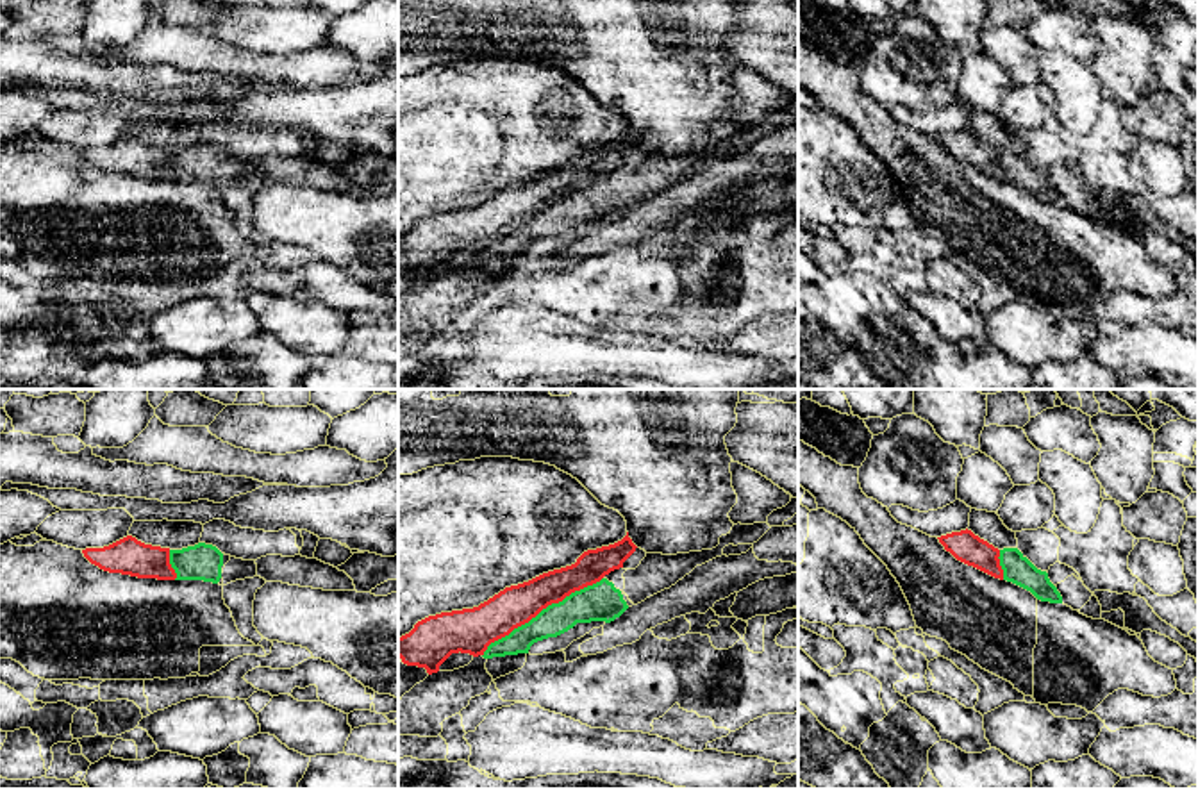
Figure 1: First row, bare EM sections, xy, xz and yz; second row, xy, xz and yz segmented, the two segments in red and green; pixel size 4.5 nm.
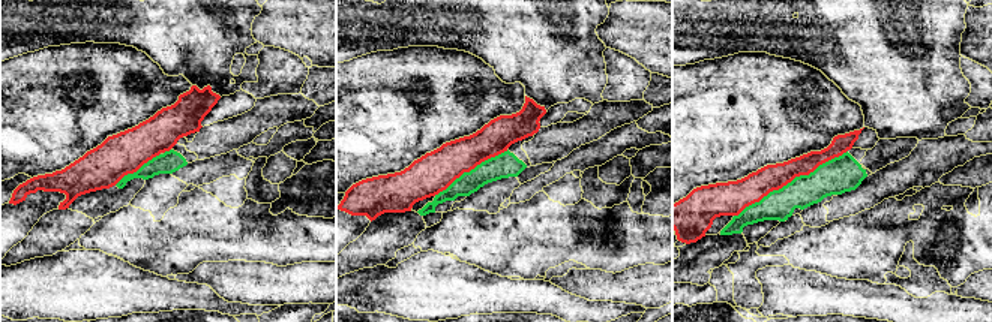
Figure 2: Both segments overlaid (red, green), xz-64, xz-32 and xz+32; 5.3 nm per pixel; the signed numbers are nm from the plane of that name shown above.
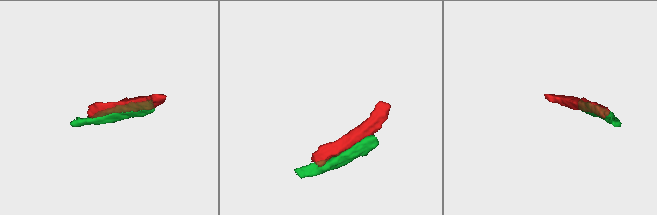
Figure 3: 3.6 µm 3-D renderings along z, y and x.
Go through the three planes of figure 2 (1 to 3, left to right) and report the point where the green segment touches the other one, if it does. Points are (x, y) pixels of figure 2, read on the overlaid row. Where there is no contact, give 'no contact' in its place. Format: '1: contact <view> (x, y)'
1: contact xz-64 (137, 169)
2: contact xz-32 (470, 169)
3: contact xz+32 (790, 181)

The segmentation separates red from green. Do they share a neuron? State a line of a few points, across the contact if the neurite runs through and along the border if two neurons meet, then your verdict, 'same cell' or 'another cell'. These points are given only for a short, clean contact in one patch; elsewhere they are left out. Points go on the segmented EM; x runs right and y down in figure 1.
another cell

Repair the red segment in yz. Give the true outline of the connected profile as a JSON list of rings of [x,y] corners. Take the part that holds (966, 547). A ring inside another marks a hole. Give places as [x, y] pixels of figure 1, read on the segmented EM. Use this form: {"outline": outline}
{"outline": [[[971,530],[952,532],[937,539],[957,561],[1003,580],[1003,569],[998,559],[1000,550],[975,536]]]}

